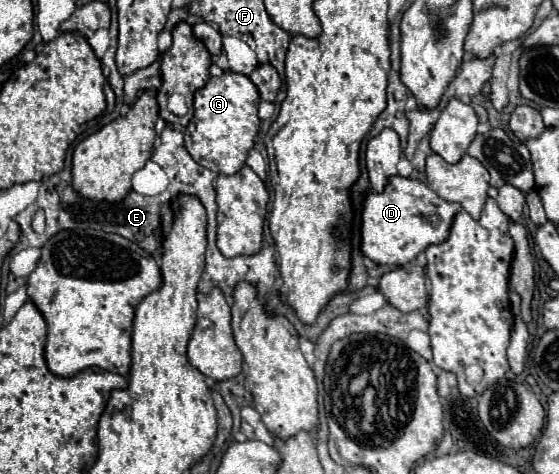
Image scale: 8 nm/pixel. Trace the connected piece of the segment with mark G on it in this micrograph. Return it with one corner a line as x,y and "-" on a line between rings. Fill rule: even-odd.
225,71
219,77
211,77
205,87
195,91
195,115
185,127
185,147
189,155
215,173
235,175
255,143
259,131
259,91
247,75

